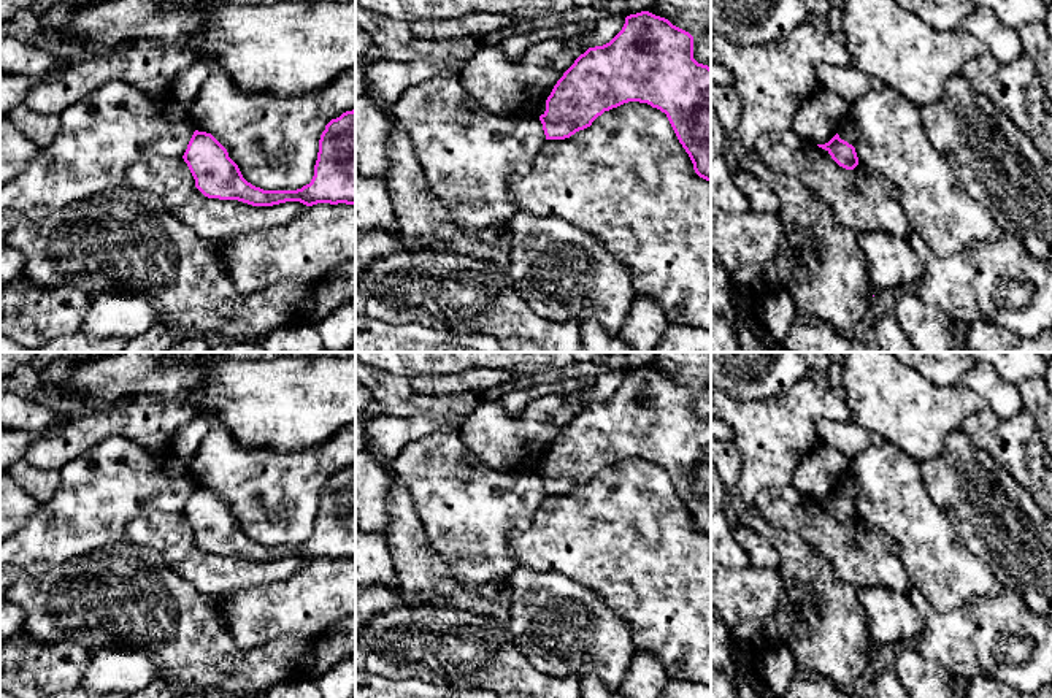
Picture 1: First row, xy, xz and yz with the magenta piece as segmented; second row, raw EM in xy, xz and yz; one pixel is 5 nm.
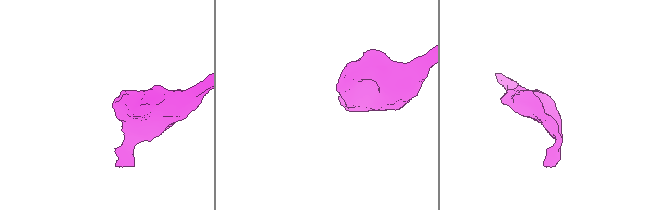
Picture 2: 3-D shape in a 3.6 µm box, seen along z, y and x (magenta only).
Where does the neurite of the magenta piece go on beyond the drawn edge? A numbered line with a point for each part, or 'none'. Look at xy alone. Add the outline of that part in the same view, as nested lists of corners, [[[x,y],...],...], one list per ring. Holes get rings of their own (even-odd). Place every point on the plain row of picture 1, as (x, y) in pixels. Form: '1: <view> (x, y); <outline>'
none

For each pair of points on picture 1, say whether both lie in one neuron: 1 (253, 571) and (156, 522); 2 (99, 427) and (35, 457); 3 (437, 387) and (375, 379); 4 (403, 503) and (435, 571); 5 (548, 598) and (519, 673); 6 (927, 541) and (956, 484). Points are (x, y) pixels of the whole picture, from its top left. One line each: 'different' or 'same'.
1: same
2: same
3: different
4: same
5: different
6: different

